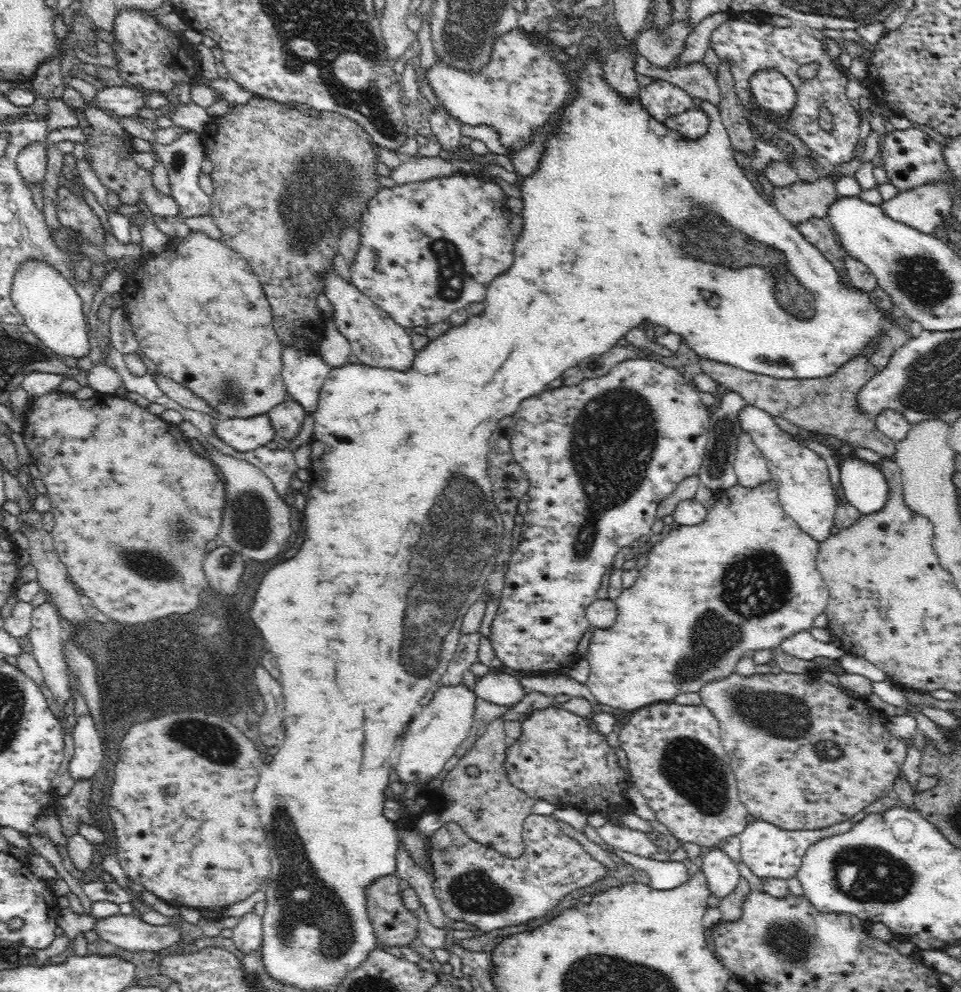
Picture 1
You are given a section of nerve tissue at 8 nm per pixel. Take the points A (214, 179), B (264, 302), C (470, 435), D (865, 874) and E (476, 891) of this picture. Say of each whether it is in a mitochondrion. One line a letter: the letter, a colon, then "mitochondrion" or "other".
A: other
B: other
C: other
D: mitochondrion
E: mitochondrion

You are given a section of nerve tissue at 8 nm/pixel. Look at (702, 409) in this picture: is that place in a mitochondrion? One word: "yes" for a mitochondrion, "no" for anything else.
no

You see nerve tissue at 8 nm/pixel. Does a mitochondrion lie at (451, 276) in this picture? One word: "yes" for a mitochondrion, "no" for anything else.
yes

